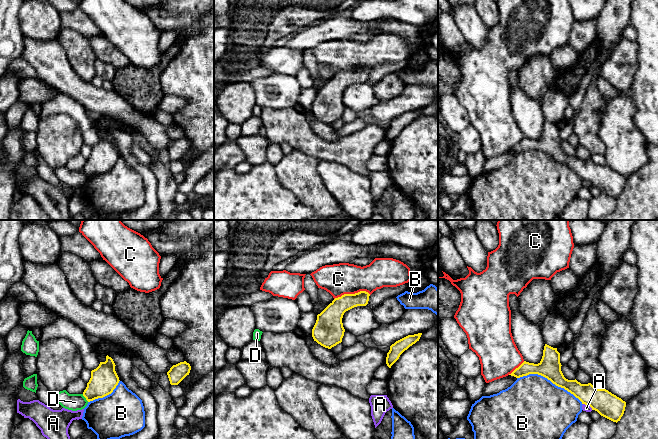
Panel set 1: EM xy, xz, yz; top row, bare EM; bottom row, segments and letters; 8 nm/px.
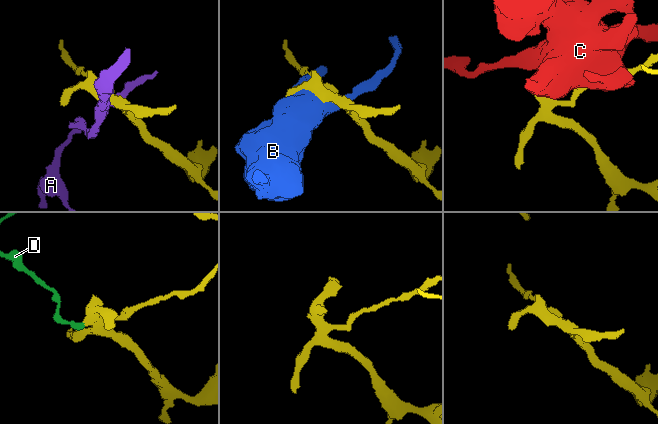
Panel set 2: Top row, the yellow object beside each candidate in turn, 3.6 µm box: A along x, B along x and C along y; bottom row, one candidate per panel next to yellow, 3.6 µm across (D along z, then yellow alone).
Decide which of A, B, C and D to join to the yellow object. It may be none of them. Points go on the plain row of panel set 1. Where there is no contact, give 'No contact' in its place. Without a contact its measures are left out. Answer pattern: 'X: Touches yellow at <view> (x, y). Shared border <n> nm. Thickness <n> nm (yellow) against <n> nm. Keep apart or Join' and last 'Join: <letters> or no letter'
A: Touches yellow at yz (588, 181). Shared border 90 nm. Thickness 200 nm (yellow) against 50 nm. Keep apart
B: Touches yellow at yz (550, 156). Shared border 550 nm. Thickness 180 nm (yellow) against 480 nm. Keep apart
C: Touches yellow at xz (352, 70). Shared border 300 nm. Thickness 180 nm (yellow) against 260 nm. Keep apart
D: Touches yellow at xy (85, 173). Shared border 80 nm. Thickness 220 nm (yellow) against 140 nm. Keep apart
Join: no letter

